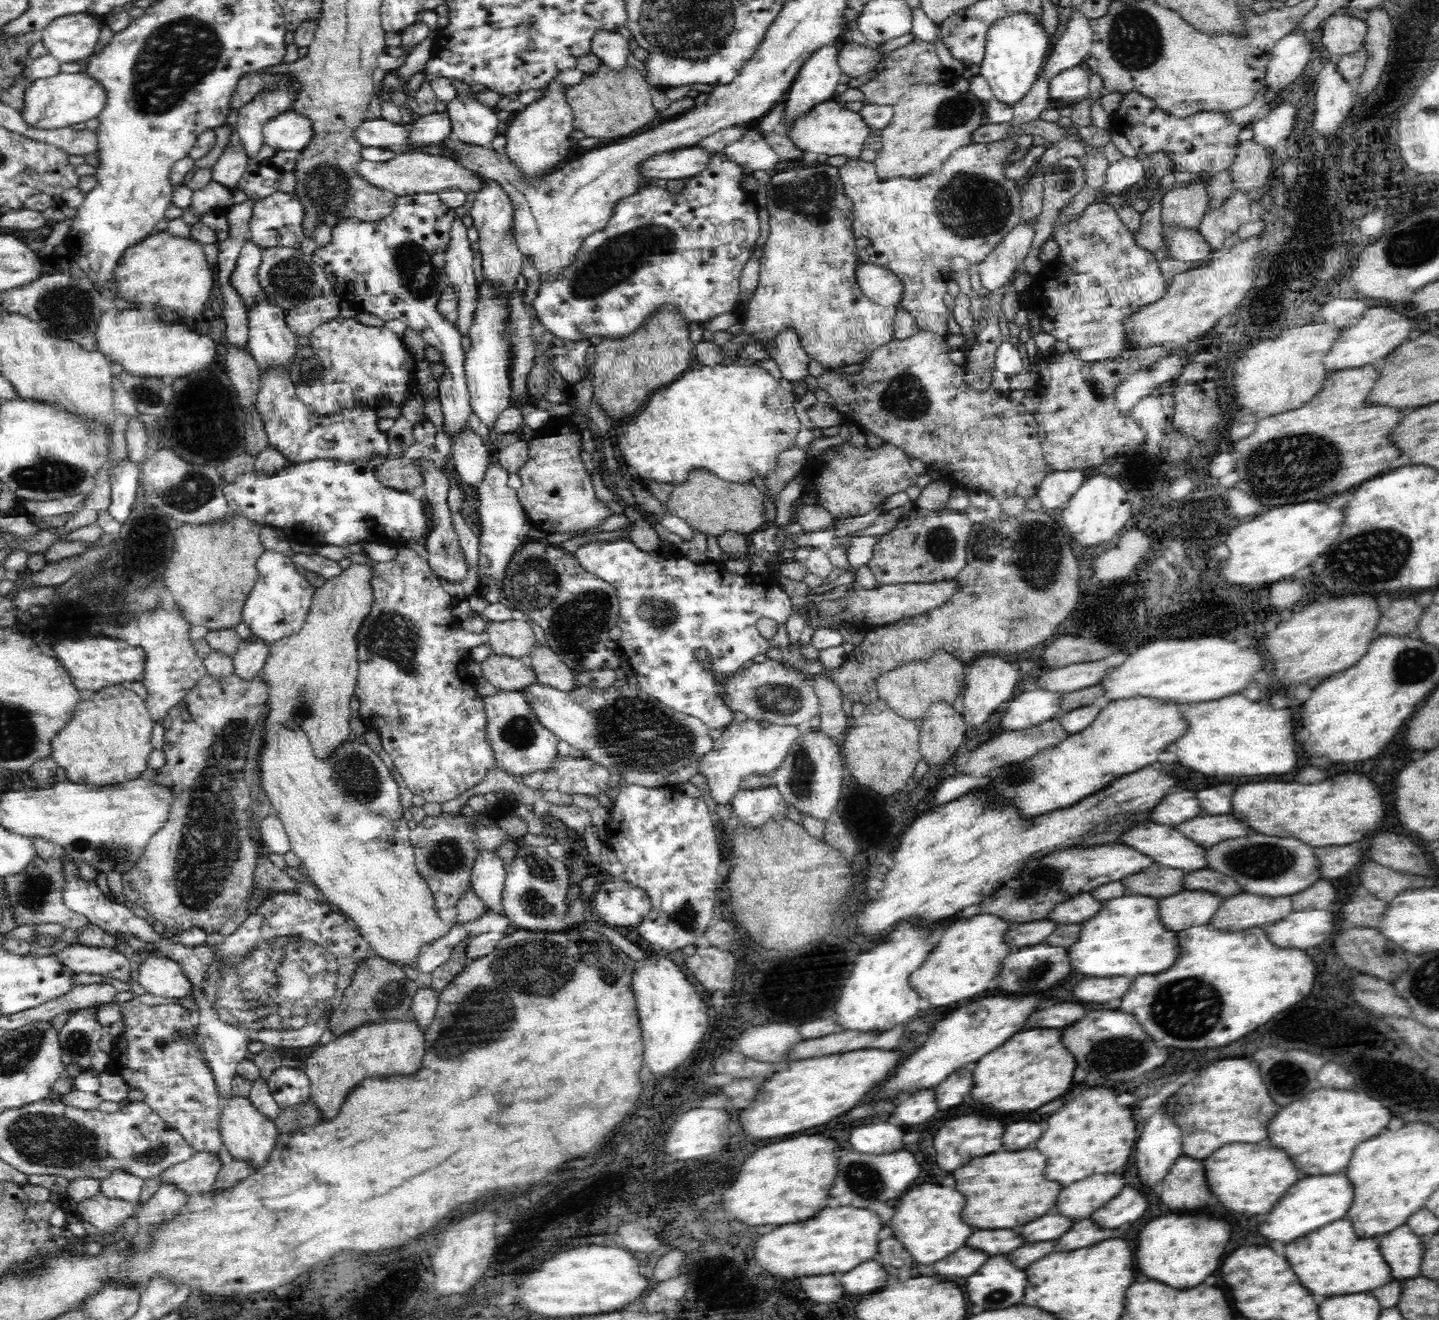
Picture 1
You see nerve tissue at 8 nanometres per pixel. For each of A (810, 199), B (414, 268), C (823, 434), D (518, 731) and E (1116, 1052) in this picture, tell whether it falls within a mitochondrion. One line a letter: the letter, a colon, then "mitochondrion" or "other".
A: mitochondrion
B: mitochondrion
C: other
D: mitochondrion
E: mitochondrion

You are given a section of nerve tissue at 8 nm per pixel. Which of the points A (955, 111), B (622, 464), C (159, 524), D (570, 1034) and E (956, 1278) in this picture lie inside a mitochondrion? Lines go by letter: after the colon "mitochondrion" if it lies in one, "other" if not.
A: mitochondrion
B: other
C: mitochondrion
D: other
E: other

